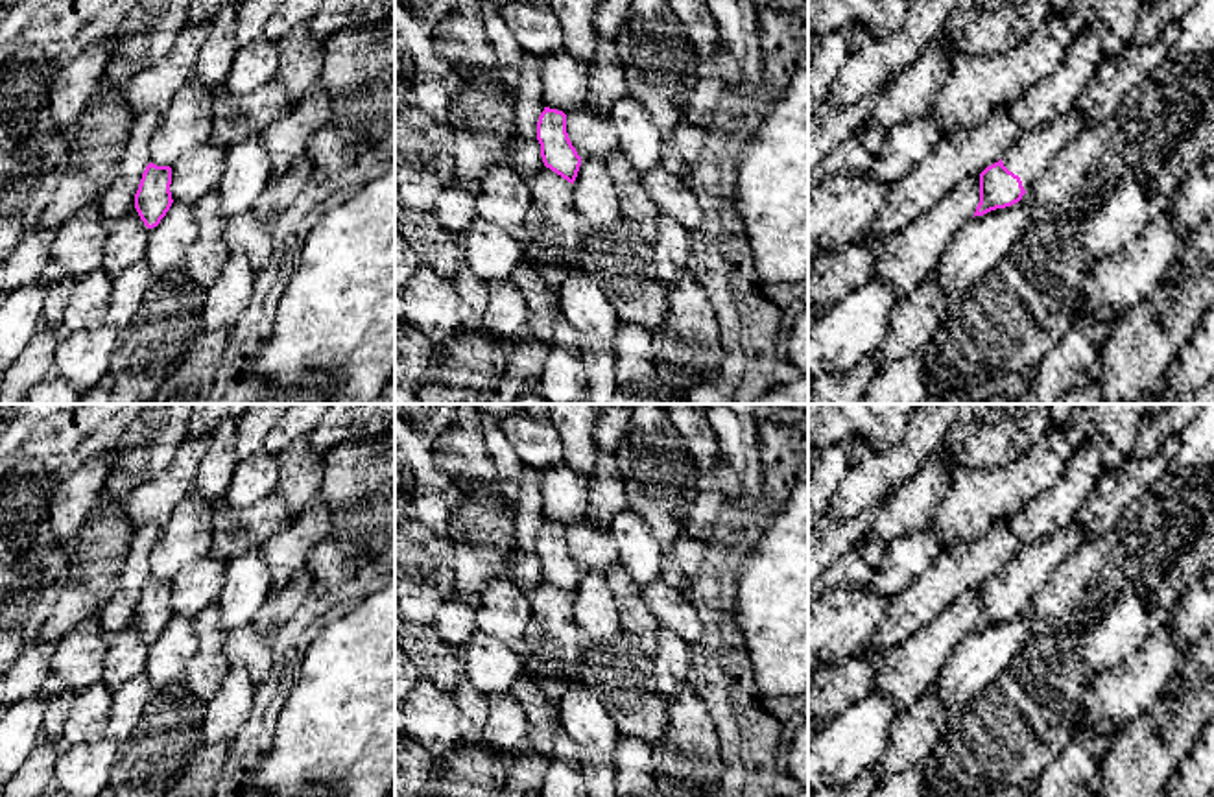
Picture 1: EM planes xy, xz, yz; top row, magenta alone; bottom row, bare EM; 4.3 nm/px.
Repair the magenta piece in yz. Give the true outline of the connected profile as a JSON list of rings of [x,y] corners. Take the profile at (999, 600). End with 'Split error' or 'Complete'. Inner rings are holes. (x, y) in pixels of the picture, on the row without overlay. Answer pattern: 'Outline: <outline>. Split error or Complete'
Outline: [[[1068,524],[1050,537],[1020,548],[998,576],[980,587],[980,616],[974,629],[1018,616],[1042,590],[1052,572],[1068,559],[1081,542],[1081,529]]]. Split error

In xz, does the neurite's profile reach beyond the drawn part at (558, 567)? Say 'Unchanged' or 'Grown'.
Unchanged

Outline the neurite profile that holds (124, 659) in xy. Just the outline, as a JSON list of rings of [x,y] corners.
[[[137,622],[107,635],[109,648],[103,657],[101,681],[109,694],[114,694],[124,683],[146,672],[146,655],[149,642],[140,633]]]

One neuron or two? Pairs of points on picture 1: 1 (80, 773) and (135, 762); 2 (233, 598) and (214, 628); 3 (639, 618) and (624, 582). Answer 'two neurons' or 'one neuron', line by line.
1: two neurons
2: two neurons
3: one neuron

